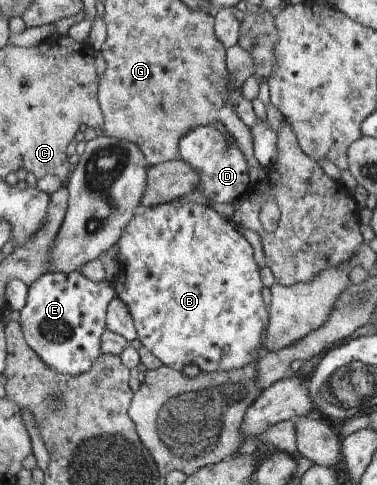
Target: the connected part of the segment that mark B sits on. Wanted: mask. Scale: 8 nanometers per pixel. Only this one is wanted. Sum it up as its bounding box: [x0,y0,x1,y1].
[115,196,270,373]

